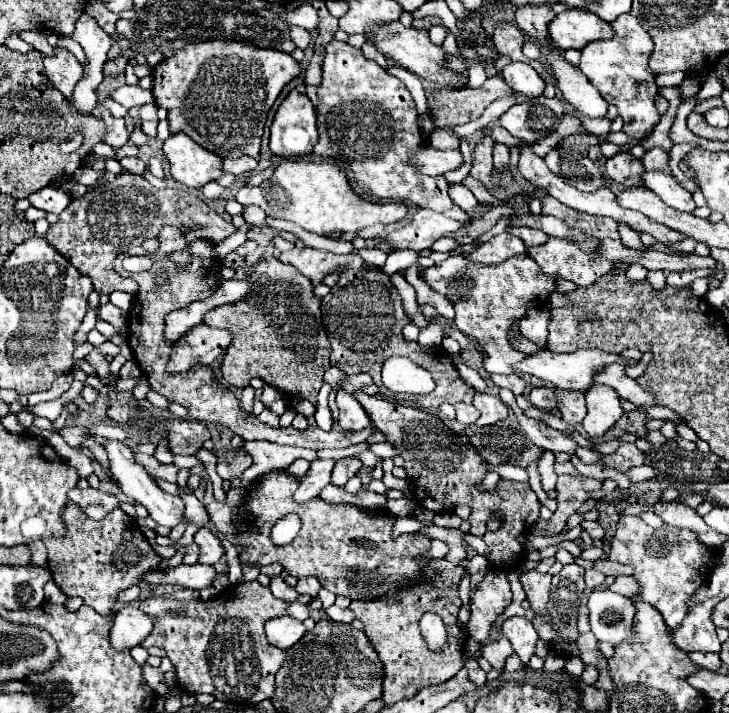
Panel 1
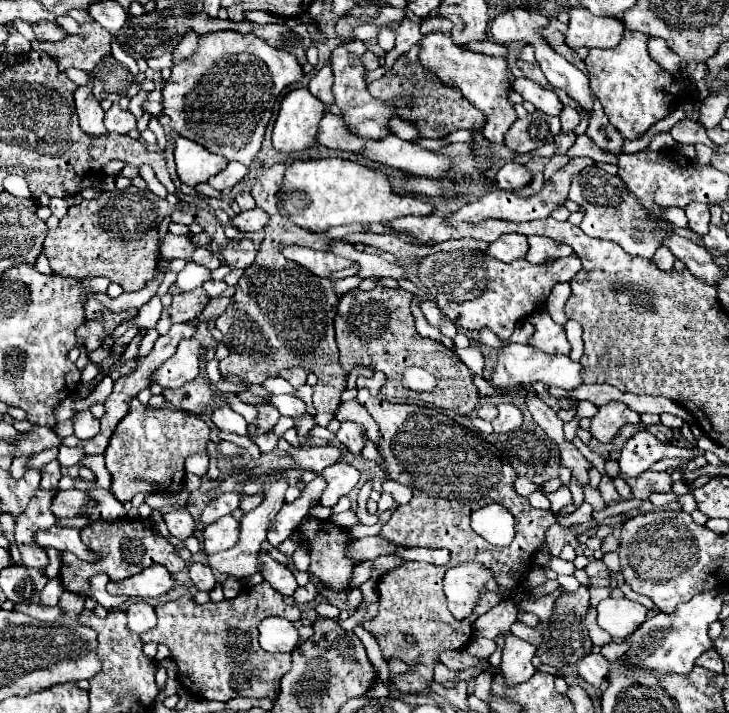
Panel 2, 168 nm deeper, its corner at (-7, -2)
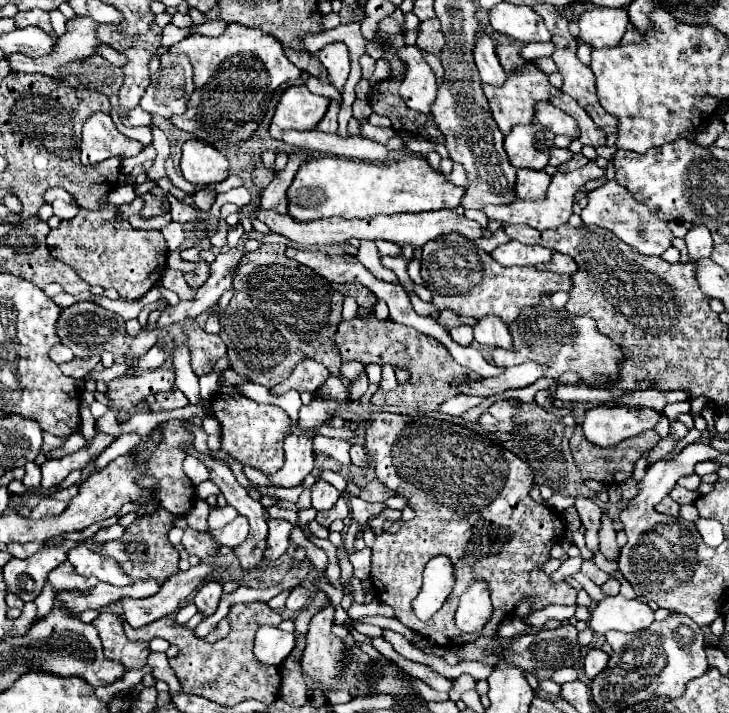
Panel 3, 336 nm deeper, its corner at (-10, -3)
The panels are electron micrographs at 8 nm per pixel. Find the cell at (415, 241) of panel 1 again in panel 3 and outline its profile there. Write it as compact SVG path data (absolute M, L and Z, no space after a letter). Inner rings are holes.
M590 161L588 165L574 169L570 173L556 173L550 187L548 187L548 195L544 201L524 201L524 199L516 199L510 205L488 205L484 207L484 213L488 219L496 219L500 223L518 223L518 225L528 225L534 227L538 231L546 231L546 229L554 229L560 225L566 225L570 215L572 215L572 201L574 195L580 191L582 185L586 185L592 179L602 179L604 177L604 169L598 167L594 161Z

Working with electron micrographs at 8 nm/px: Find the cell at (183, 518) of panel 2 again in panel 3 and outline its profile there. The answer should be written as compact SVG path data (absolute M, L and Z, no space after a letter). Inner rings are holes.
M190 527L184 531L182 545L184 545L184 549L186 549L190 555L200 557L202 561L214 557L214 555L218 553L218 549L220 549L220 545L218 545L208 533L198 533L198 531L190 529Z

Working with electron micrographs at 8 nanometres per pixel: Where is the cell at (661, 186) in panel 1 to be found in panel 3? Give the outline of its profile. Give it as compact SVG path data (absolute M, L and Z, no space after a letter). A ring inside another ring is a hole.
M704 225L694 227L692 231L688 231L688 235L684 239L686 239L688 255L690 255L692 261L710 257L710 253L712 253L712 235L710 235L708 227L704 227Z

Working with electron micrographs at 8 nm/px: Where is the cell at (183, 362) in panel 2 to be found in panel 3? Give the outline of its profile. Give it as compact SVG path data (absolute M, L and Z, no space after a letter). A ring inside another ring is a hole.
M160 367L154 371L146 371L138 377L118 377L112 379L104 391L104 395L110 399L110 409L126 411L130 413L144 397L170 391L174 387L174 371Z

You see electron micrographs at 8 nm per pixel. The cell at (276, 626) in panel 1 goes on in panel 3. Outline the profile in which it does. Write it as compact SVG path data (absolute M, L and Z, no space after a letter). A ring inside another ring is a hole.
M260 627L254 639L254 655L260 663L280 665L294 649L294 635L278 627Z

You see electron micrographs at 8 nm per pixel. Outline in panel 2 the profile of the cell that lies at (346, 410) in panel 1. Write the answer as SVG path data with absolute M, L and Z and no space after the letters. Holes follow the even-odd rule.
M345 420L345 422L341 422L341 428L337 430L335 436L337 436L337 440L339 440L343 446L347 446L349 452L359 454L361 448L365 446L363 432L365 432L365 428L363 428L359 422L349 422L349 420Z

